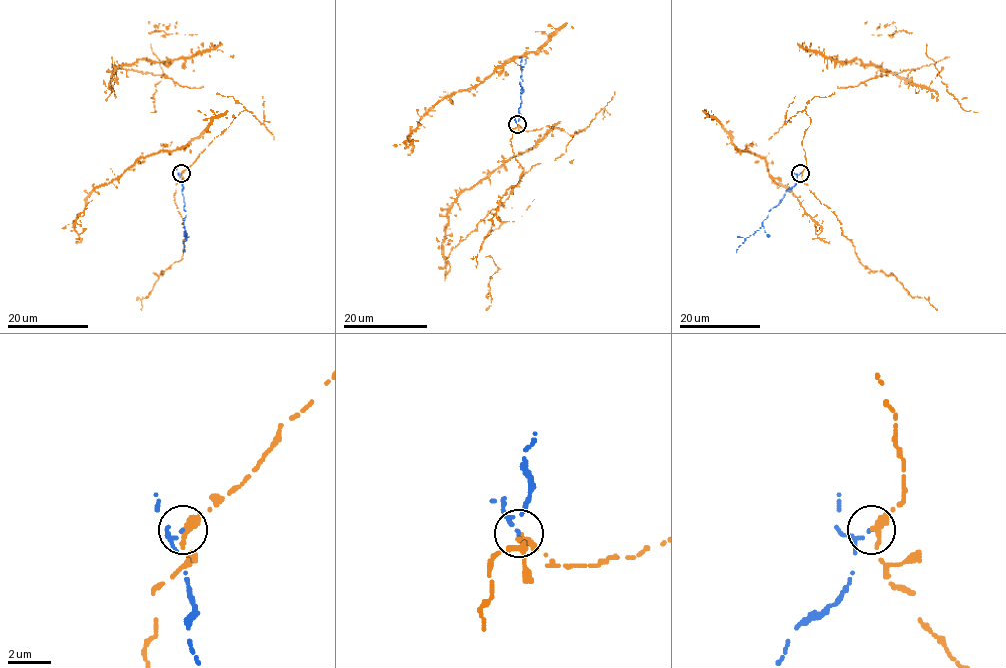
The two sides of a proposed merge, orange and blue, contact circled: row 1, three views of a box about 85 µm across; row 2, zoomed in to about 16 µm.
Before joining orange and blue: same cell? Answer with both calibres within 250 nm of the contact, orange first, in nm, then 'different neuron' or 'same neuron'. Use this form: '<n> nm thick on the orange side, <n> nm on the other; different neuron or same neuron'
400 nm thick on the orange side, 110 nm on the other; different neuron

